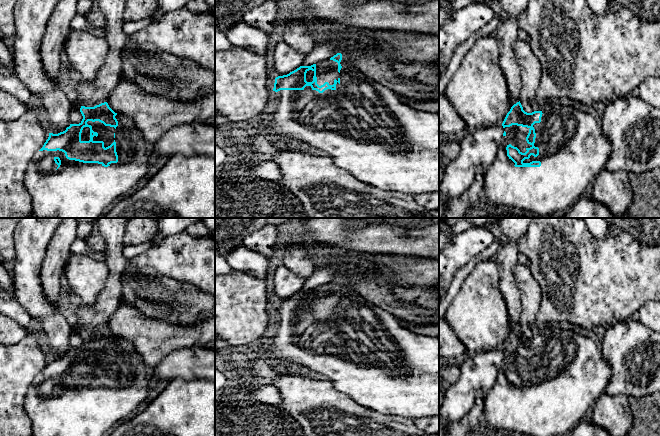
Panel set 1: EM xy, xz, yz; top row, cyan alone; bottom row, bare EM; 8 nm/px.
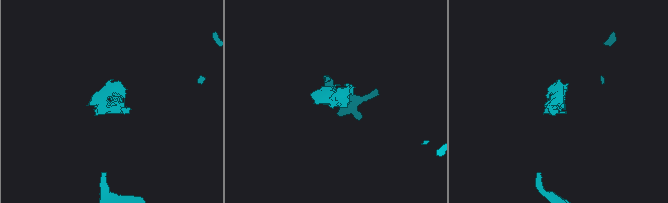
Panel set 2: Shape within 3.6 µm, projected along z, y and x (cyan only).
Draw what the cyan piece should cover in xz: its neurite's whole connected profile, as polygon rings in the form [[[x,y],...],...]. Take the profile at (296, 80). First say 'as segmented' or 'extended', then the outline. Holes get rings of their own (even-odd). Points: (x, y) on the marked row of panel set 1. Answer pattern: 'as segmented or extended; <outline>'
extended; [[[337,53],[328,60],[311,66],[300,66],[287,75],[275,78],[274,94],[279,99],[276,110],[271,114],[268,122],[267,134],[276,139],[289,137],[312,145],[325,151],[334,164],[352,174],[359,181],[375,186],[380,190],[394,191],[396,193],[416,196],[423,193],[439,193],[439,114],[425,113],[402,102],[392,90],[368,78],[356,66],[353,55]]]

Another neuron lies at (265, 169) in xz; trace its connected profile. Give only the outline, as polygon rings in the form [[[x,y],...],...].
[[[256,158],[248,167],[256,177],[283,185],[280,180],[280,167],[272,160],[260,160]]]

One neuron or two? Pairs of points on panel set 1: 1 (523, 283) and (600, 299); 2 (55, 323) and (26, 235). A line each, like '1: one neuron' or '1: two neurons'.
1: two neurons
2: one neuron

